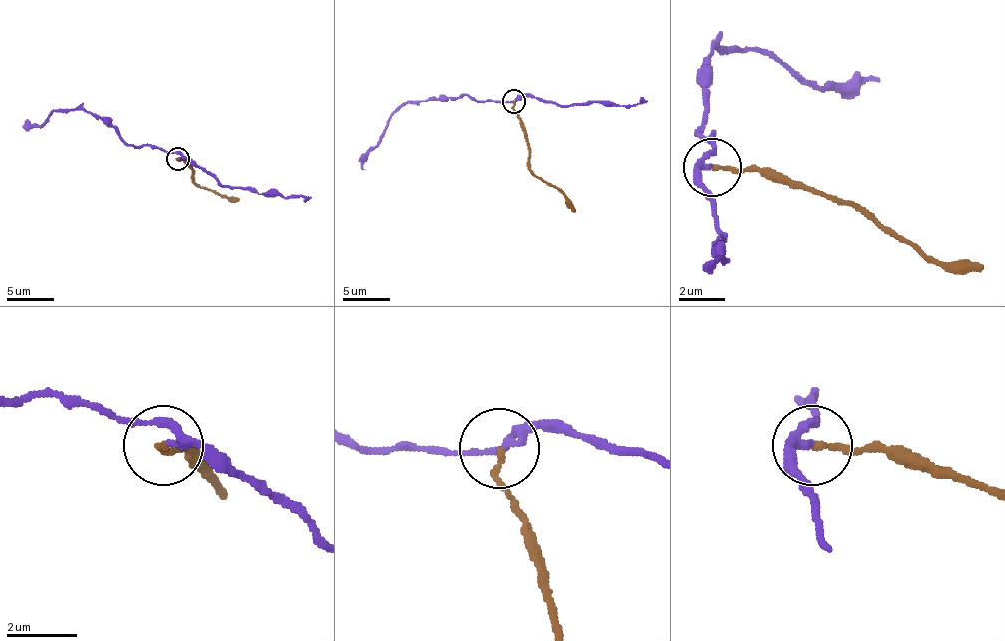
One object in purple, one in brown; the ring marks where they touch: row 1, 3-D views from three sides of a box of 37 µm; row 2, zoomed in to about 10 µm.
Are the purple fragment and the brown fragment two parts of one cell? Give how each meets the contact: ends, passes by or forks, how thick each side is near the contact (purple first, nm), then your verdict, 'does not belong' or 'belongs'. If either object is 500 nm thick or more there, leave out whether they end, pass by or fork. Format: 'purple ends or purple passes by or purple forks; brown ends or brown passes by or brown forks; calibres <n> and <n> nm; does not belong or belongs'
purple passes by; brown ends; calibres 170 and 170 nm; does not belong

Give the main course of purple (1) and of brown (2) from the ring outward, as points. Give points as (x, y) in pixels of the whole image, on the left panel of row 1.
1: (179, 158), (151, 146), (128, 144), (99, 118), (81, 108), (52, 111), (41, 125), (27, 123)
2: (177, 158), (194, 172), (194, 181), (238, 200)

